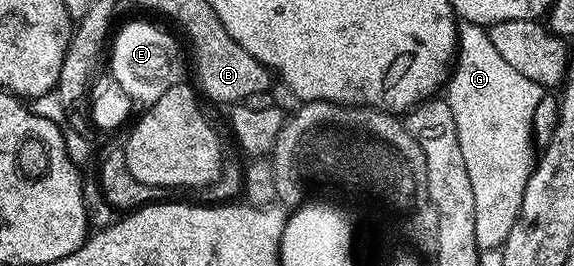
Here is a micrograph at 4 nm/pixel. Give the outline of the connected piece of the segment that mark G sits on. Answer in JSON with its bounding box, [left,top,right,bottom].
[445,20,543,250]

